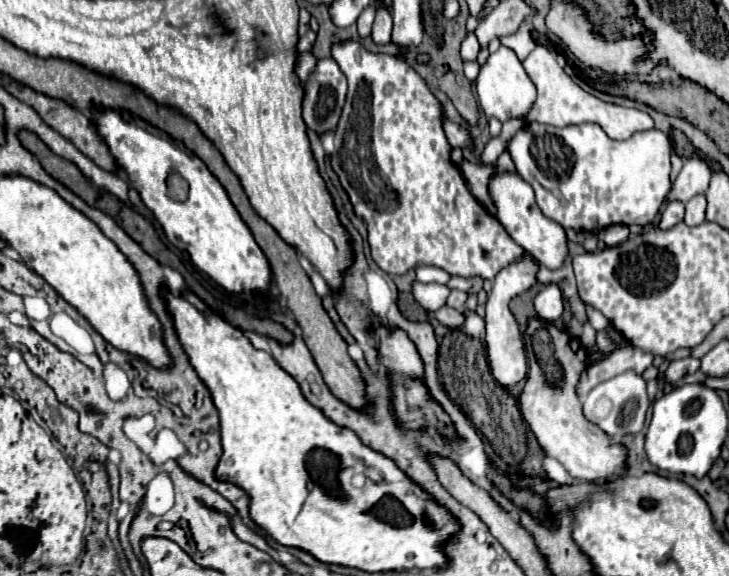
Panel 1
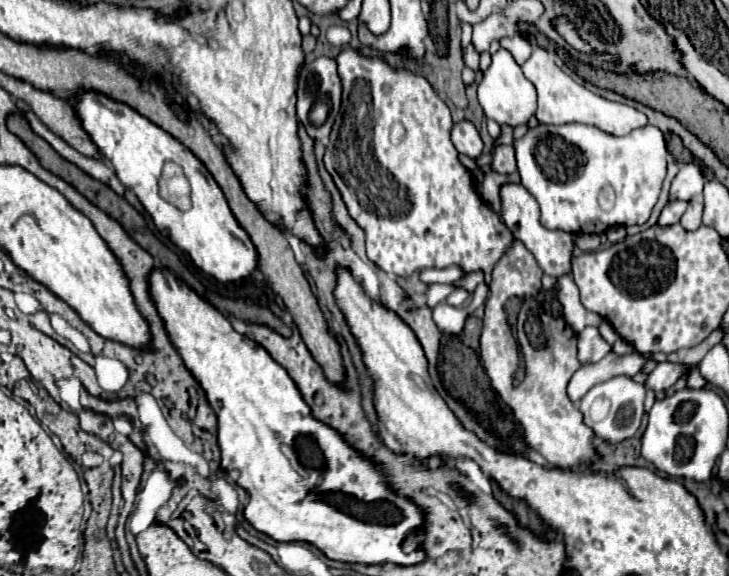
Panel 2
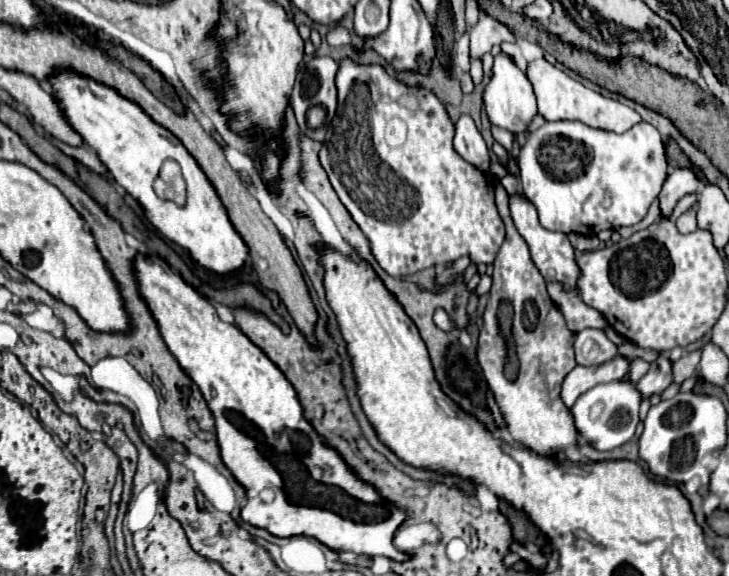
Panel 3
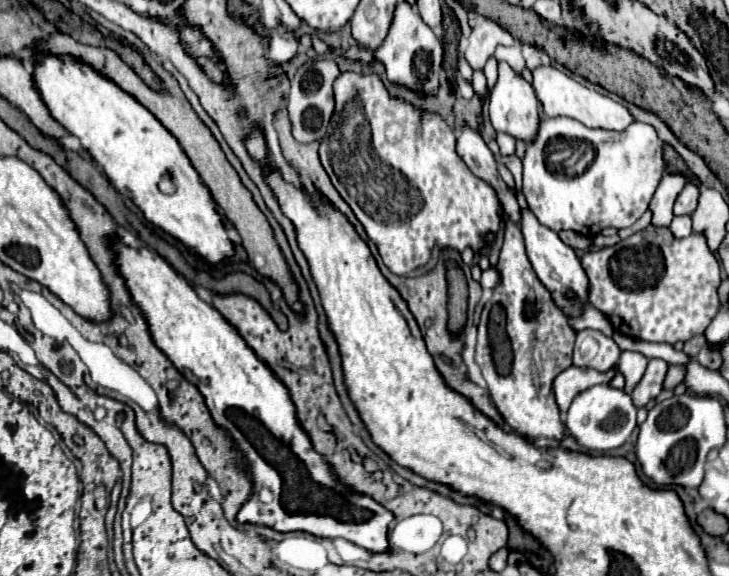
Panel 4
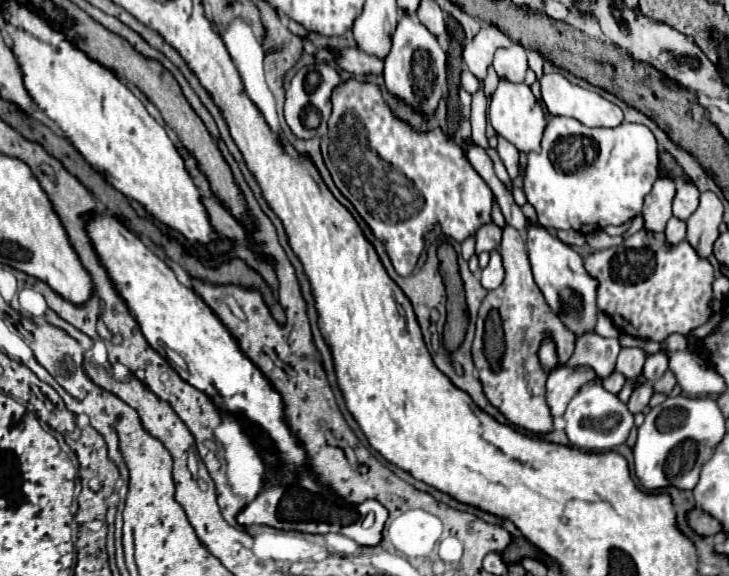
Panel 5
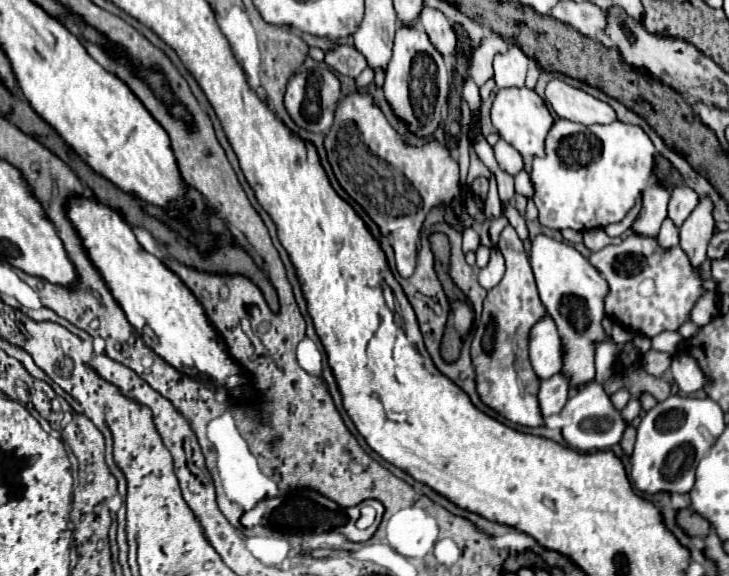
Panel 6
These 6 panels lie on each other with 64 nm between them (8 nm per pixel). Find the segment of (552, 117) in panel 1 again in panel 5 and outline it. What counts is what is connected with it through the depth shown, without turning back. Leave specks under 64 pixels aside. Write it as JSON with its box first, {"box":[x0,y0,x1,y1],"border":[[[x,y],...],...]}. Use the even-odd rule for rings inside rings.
{"box":[540,74,624,128],"border":[[[562,74],[542,76],[540,88],[542,88],[542,100],[552,116],[568,116],[568,118],[582,122],[584,126],[606,126],[606,128],[614,128],[614,126],[620,126],[624,122],[624,114],[620,112],[620,108],[616,104],[608,102],[606,98],[602,98],[596,92],[584,90],[584,88],[568,82]]]}

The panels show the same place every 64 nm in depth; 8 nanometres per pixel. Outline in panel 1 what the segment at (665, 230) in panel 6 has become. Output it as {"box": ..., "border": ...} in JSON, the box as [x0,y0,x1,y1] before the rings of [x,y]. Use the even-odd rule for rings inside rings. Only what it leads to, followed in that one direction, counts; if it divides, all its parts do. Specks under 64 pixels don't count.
{"box":[684,194,706,226],"border":[[[702,194],[694,196],[688,204],[686,204],[686,216],[684,216],[684,224],[688,226],[698,226],[704,222],[704,212],[706,212],[706,200]]]}

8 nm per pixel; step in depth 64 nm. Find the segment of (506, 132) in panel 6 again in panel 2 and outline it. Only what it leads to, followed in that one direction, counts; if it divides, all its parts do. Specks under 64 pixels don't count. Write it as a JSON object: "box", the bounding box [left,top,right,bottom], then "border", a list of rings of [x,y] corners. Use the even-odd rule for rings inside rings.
{"box":[478,48,536,126],"border":[[[500,48],[494,56],[492,56],[492,64],[490,68],[484,72],[482,82],[478,86],[478,102],[484,108],[484,114],[492,120],[496,120],[500,126],[520,126],[526,124],[530,120],[530,116],[534,116],[536,112],[536,88],[530,80],[524,78],[522,68],[514,62],[512,54],[504,48]]]}

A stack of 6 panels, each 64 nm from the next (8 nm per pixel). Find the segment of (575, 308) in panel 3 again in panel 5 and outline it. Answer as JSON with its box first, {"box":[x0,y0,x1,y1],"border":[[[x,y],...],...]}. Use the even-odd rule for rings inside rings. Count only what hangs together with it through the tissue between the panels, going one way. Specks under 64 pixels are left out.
{"box":[596,314,618,338],"border":[[[606,314],[598,316],[598,324],[596,324],[596,332],[604,338],[618,338],[618,330],[614,328],[612,320]]]}

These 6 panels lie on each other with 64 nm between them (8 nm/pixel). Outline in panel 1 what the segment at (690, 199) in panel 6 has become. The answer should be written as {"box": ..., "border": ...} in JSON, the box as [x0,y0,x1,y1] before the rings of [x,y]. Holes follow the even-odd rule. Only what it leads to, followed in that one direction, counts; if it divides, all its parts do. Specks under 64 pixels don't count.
{"box":[658,200,684,230],"border":[[[670,200],[662,210],[658,226],[666,230],[666,228],[672,228],[674,224],[678,224],[682,218],[684,218],[684,204],[678,200]]]}

